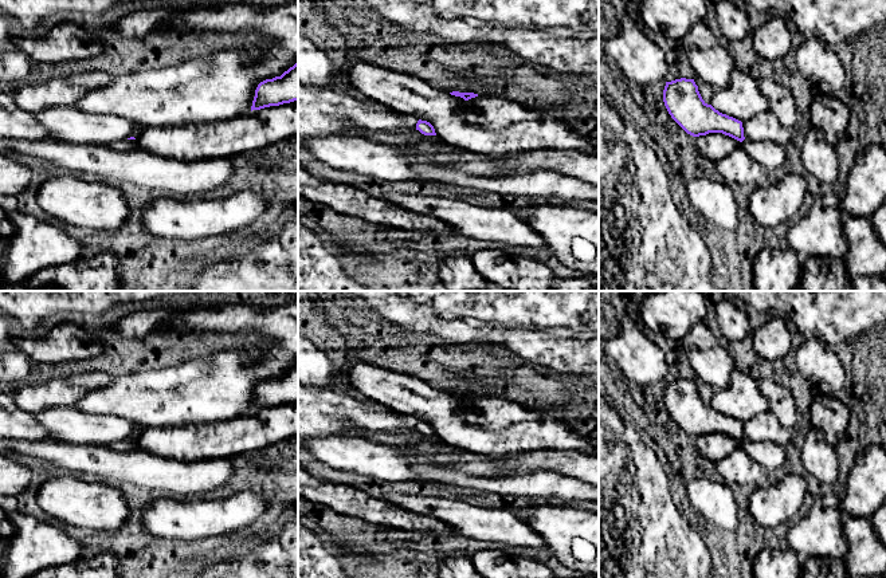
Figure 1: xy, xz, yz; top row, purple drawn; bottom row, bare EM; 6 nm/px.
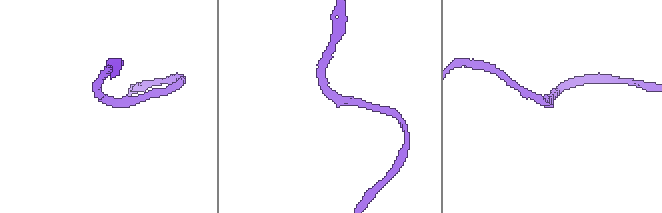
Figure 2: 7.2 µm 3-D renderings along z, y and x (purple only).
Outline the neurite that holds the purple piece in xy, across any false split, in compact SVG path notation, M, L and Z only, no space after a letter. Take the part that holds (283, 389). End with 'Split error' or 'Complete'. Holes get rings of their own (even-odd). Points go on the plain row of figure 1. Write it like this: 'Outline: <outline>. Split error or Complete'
Outline: M298 362L281 377L260 382L251 412L298 401Z. Complete

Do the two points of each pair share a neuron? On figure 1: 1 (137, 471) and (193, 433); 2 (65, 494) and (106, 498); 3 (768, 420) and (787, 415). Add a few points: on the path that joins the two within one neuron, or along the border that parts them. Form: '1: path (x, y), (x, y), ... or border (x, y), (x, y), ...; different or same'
1: border (141, 448), (159, 456), (189, 461); different
2: path (75, 498), (95, 498); same
3: border (769, 409), (790, 429); different

